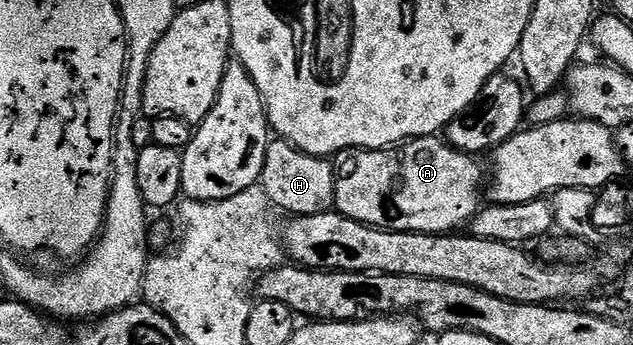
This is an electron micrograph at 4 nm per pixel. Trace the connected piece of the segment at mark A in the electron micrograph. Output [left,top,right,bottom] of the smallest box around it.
[336,137,486,235]

